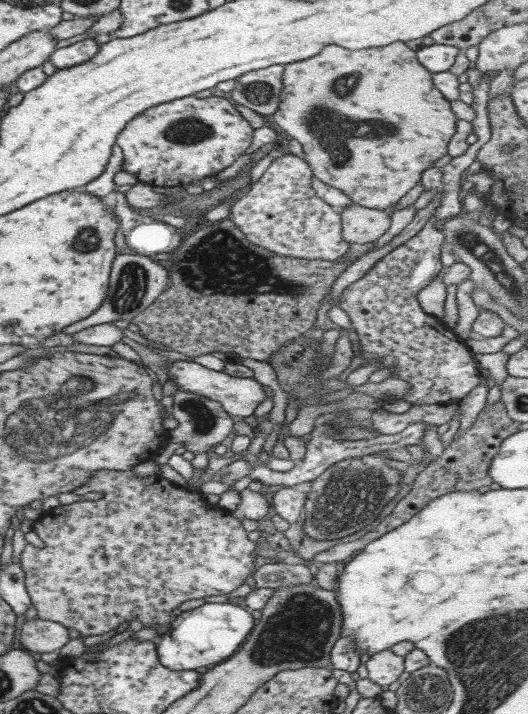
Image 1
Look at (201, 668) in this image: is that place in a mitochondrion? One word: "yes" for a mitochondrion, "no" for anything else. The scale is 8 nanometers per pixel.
no

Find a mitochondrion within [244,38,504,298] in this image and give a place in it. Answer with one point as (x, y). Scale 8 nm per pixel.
(330, 127)

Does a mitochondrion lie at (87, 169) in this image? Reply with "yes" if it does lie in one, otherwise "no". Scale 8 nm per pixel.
no

